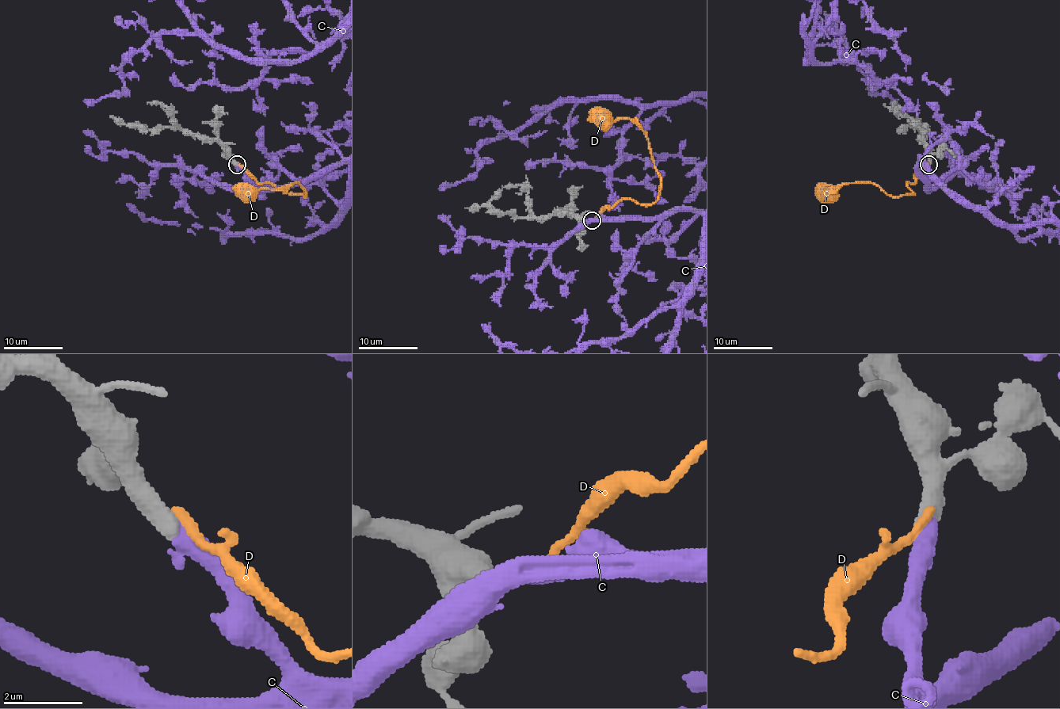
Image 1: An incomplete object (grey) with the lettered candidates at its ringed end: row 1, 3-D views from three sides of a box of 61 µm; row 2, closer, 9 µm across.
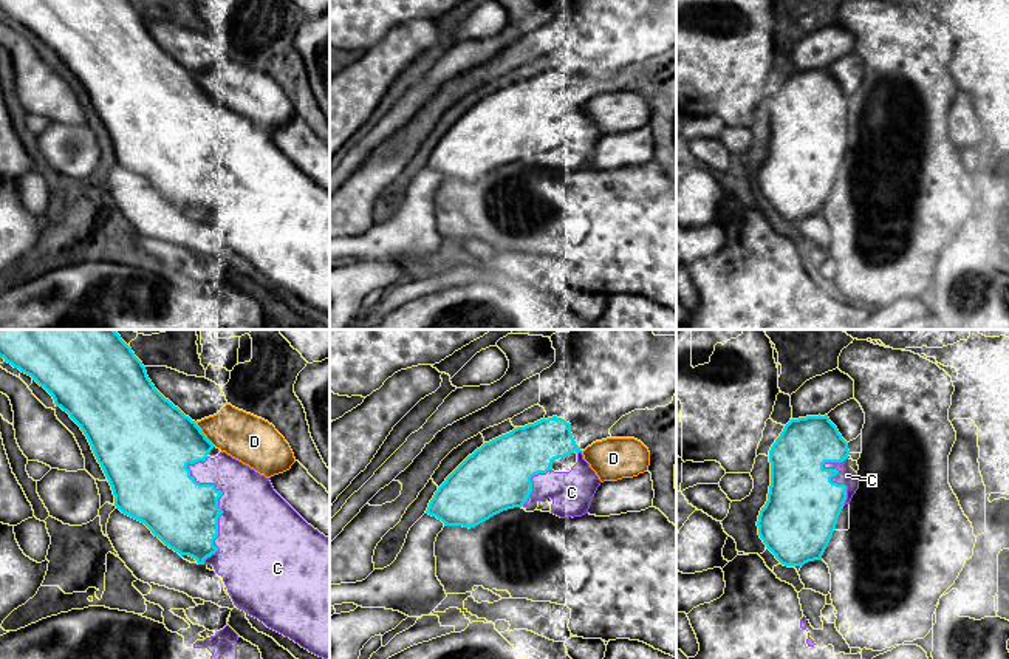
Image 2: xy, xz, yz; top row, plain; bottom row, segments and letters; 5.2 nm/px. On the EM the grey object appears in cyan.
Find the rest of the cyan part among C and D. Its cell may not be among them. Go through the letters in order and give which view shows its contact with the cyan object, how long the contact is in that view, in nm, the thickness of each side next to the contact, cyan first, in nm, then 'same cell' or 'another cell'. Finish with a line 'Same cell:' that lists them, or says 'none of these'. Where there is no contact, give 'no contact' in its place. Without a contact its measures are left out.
C: contact in xy; length 550 nm; calibres 360 and 380 nm; same cell
D: contact in xy; length 160 nm; calibres 400 and 240 nm; another cell
Same cell: C

